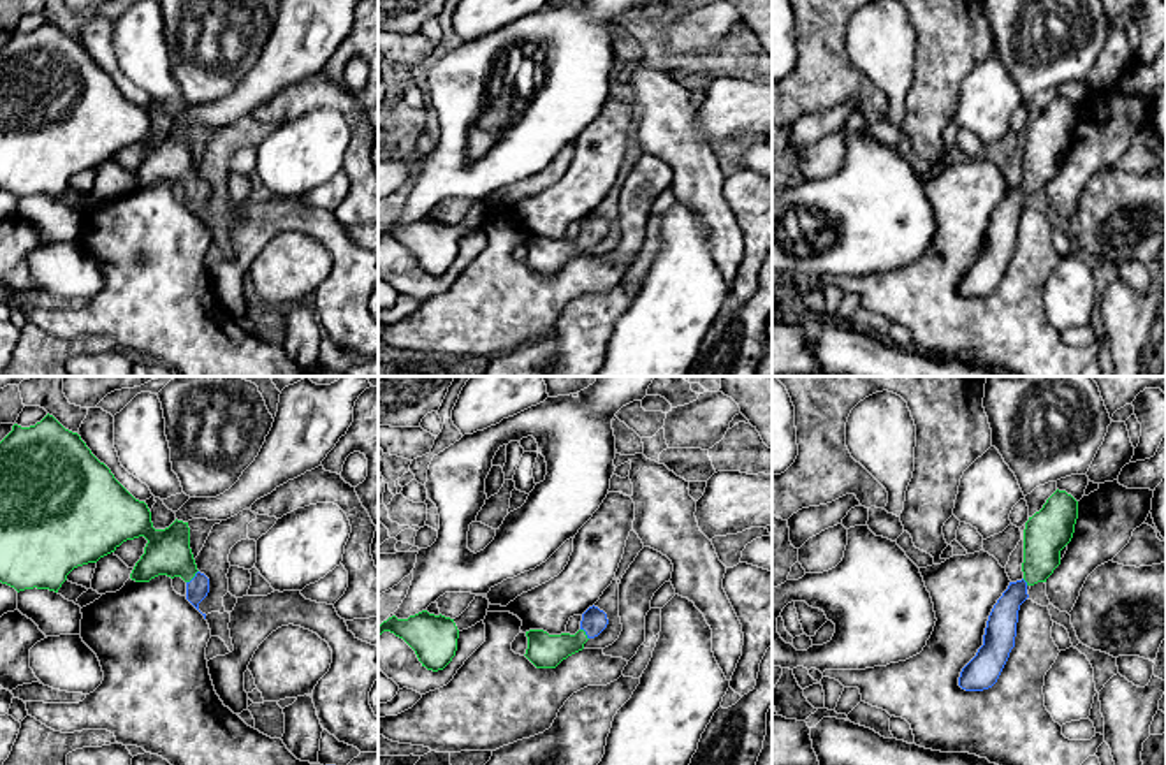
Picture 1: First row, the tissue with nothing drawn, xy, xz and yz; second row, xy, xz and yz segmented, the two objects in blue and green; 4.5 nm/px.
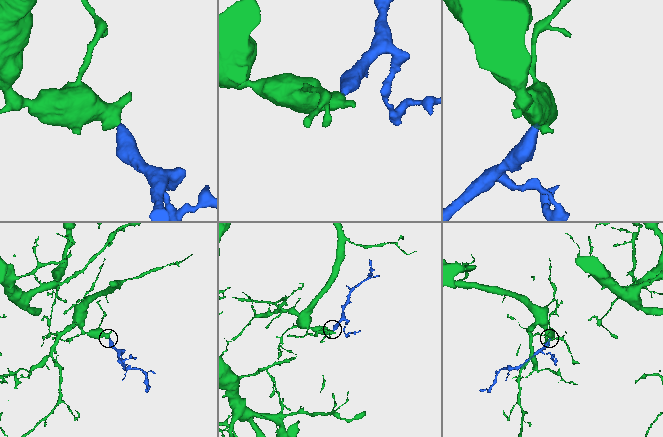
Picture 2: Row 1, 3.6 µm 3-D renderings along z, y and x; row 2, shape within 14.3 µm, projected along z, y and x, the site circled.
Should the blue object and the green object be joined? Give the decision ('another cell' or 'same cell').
same cell

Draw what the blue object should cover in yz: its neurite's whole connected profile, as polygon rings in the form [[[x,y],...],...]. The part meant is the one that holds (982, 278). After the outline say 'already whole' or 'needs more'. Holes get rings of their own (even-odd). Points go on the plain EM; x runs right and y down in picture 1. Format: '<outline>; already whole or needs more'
[[[1055,97],[1043,114],[1025,128],[1024,135],[1024,185],[1009,188],[994,211],[983,251],[962,274],[958,292],[966,297],[992,294],[1015,253],[1020,211],[1029,204],[1027,193],[1046,188],[1060,171],[1060,157],[1071,148],[1078,125],[1078,107],[1066,97]]]; needs more

